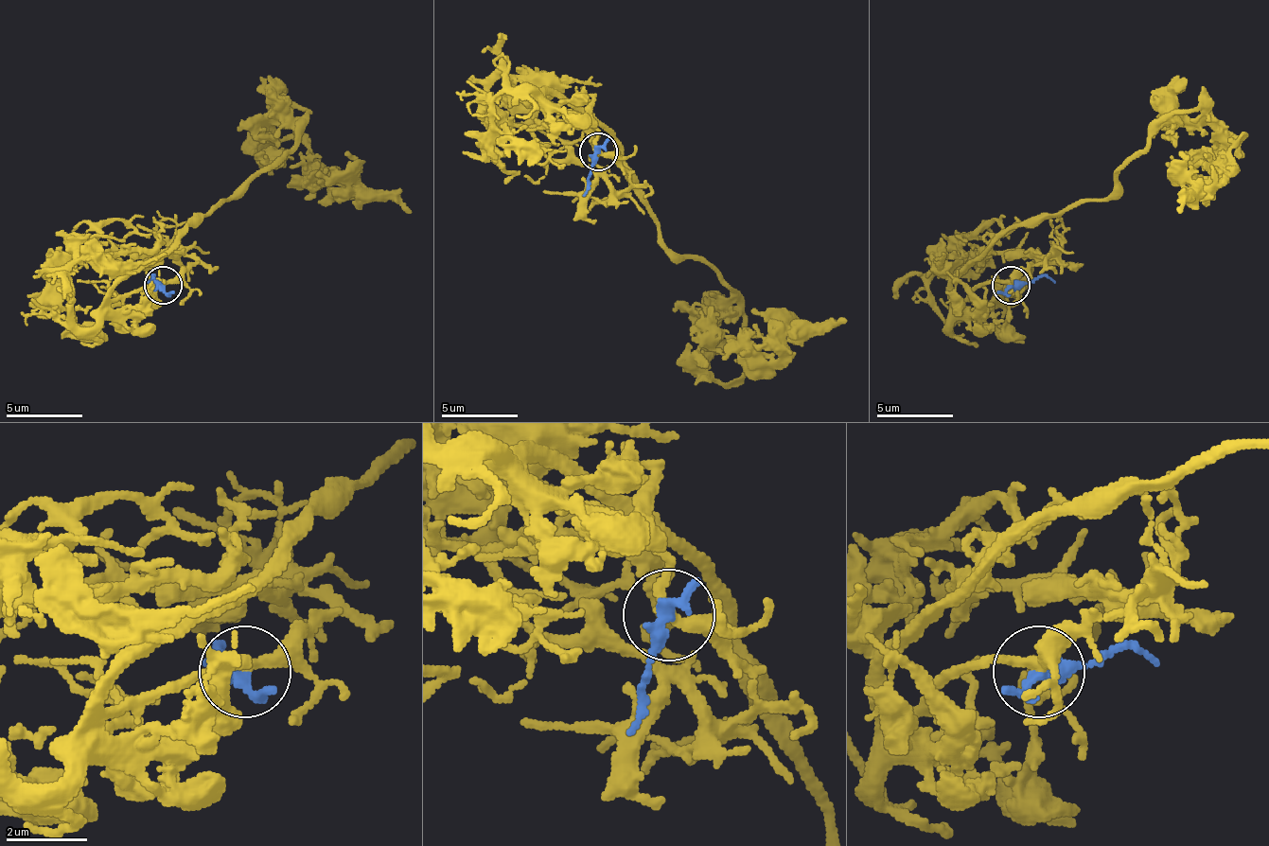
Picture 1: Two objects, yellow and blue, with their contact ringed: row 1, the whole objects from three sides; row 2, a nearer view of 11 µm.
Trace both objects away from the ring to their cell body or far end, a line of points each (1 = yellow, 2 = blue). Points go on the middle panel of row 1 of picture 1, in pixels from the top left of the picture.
1: (597, 150), (627, 177), (612, 196), (631, 188), (662, 242), (731, 288), (704, 353), (846, 319)
2: (597, 150), (590, 188), (582, 196)

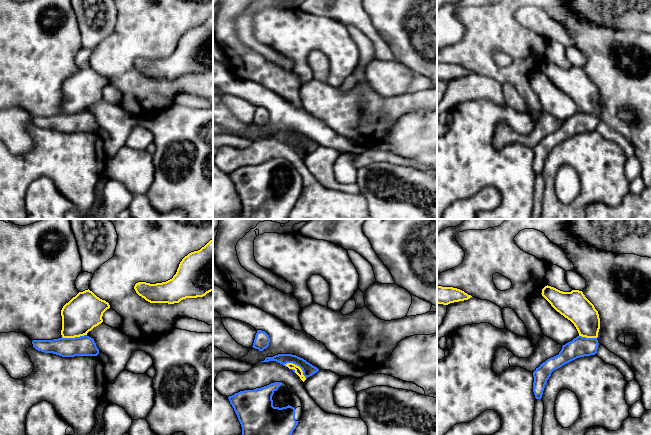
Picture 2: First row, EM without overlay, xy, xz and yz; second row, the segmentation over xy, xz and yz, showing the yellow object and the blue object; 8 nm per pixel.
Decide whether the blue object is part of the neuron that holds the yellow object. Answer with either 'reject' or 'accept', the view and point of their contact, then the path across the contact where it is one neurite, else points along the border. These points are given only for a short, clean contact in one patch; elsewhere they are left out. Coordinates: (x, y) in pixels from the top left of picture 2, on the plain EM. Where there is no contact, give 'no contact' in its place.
accept | xz (296, 141)

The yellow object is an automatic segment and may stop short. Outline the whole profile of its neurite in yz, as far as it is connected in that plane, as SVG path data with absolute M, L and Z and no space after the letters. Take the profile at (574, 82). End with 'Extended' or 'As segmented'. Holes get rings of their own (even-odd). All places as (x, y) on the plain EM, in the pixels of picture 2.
M547 61L541 70L557 88L574 100L579 111L563 121L558 131L547 135L533 148L536 175L542 174L547 156L554 146L577 134L597 129L600 105L598 87L582 67L563 68Z. Extended

